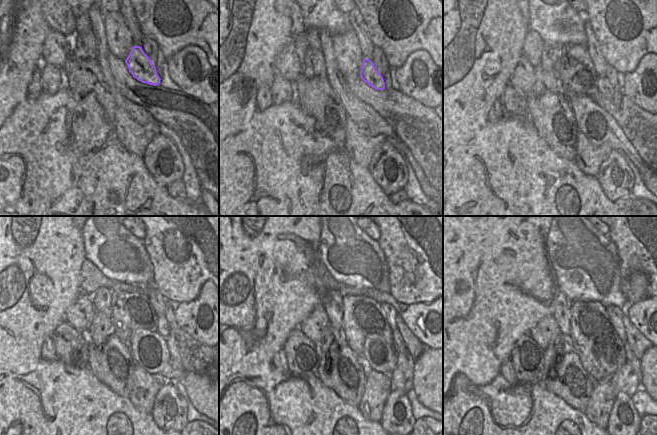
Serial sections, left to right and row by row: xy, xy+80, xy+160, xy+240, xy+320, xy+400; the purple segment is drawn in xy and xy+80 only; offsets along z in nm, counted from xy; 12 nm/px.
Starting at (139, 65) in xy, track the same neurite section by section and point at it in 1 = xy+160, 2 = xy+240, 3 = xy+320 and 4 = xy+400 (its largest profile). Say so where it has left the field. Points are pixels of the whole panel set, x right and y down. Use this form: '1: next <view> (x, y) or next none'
1: next xy+160 (605, 88)
2: next xy+240 (163, 328)
3: next xy+320 (399, 344)
4: next xy+400 (631, 359)

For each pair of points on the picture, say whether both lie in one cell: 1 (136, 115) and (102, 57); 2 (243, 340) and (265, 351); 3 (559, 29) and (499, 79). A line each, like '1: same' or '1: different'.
1: same
2: same
3: different

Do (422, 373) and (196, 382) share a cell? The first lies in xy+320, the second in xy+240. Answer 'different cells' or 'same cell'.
same cell

